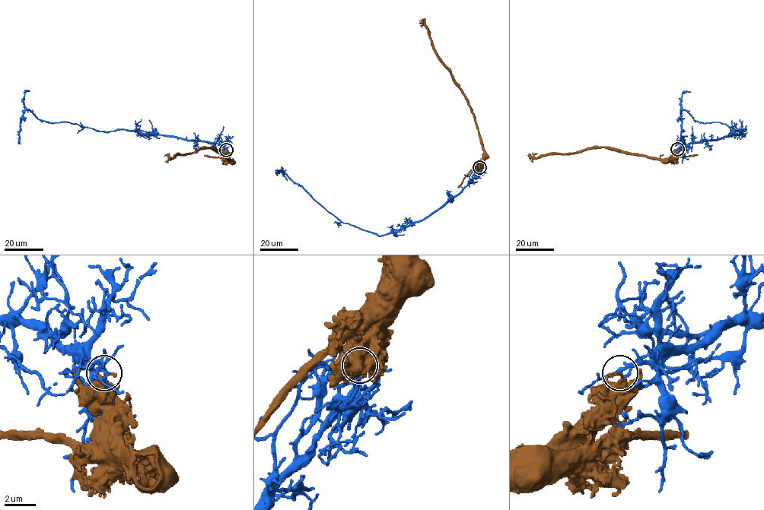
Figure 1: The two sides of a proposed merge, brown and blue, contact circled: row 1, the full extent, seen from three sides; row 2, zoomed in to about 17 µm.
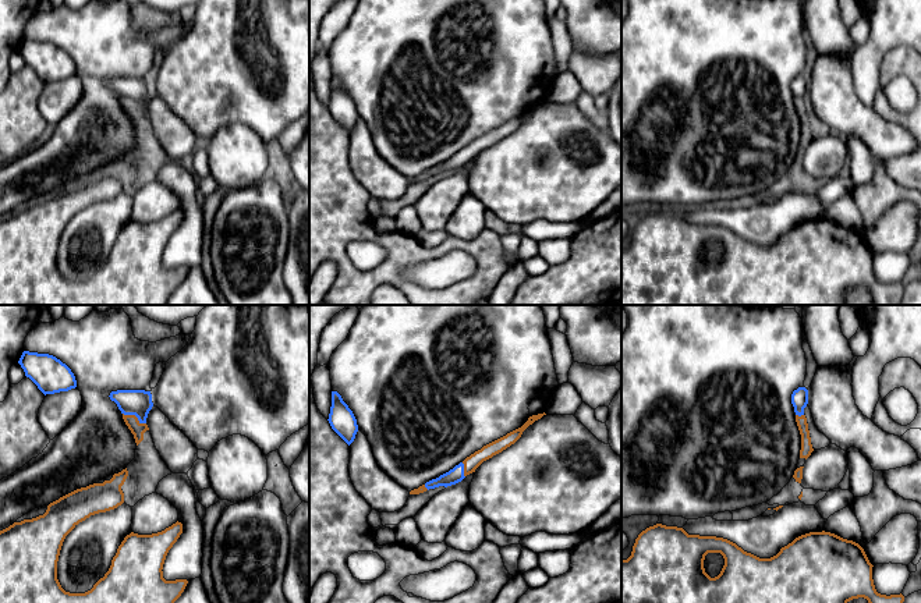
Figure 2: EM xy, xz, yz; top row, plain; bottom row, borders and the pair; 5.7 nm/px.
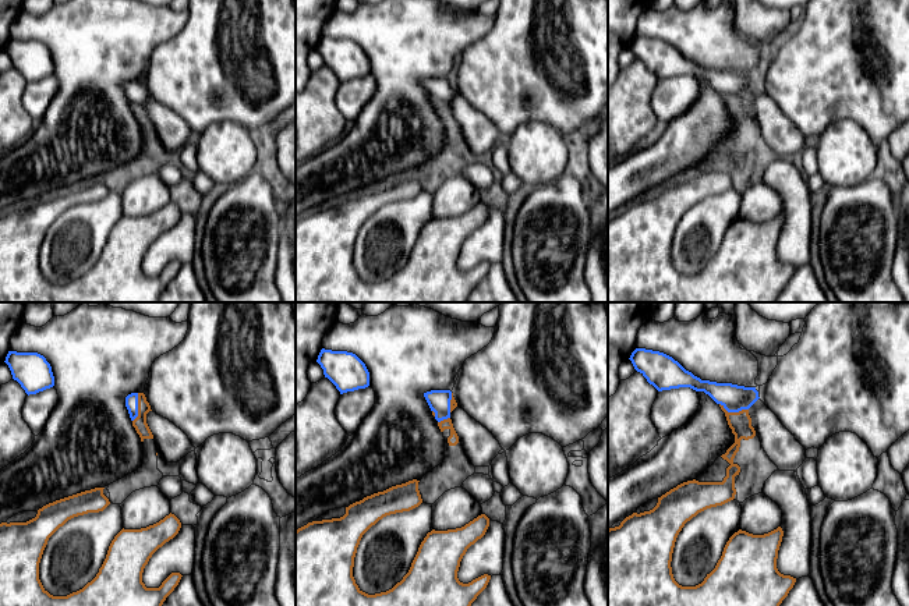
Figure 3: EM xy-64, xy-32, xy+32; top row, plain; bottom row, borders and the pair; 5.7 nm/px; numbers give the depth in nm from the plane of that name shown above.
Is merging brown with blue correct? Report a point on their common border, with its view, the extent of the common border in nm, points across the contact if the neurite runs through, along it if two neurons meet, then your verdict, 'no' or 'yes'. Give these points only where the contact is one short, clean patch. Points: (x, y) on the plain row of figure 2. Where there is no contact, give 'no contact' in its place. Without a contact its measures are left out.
meets brown in xy at (134, 103); contact 150 nm long; no

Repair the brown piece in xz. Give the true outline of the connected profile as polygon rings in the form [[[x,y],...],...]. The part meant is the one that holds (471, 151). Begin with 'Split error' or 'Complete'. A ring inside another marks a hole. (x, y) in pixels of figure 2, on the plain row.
Complete. [[[543,102],[532,103],[528,106],[528,109],[518,117],[507,121],[506,124],[483,134],[481,138],[475,139],[470,145],[467,145],[463,152],[464,152],[464,164],[475,160],[475,157],[486,148],[492,146],[493,143],[502,141],[511,132],[514,132],[523,123],[523,120],[532,113],[535,109],[541,107]]]

